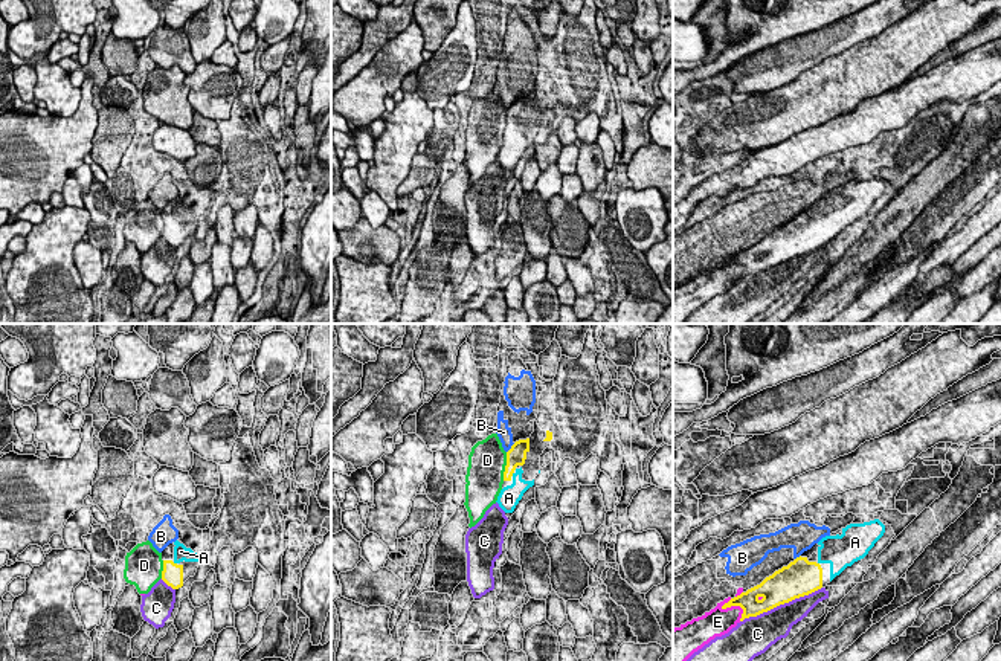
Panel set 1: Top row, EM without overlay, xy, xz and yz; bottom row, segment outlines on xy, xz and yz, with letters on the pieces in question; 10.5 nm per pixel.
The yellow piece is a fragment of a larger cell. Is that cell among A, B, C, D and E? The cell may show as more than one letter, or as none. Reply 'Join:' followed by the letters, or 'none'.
Join: A

